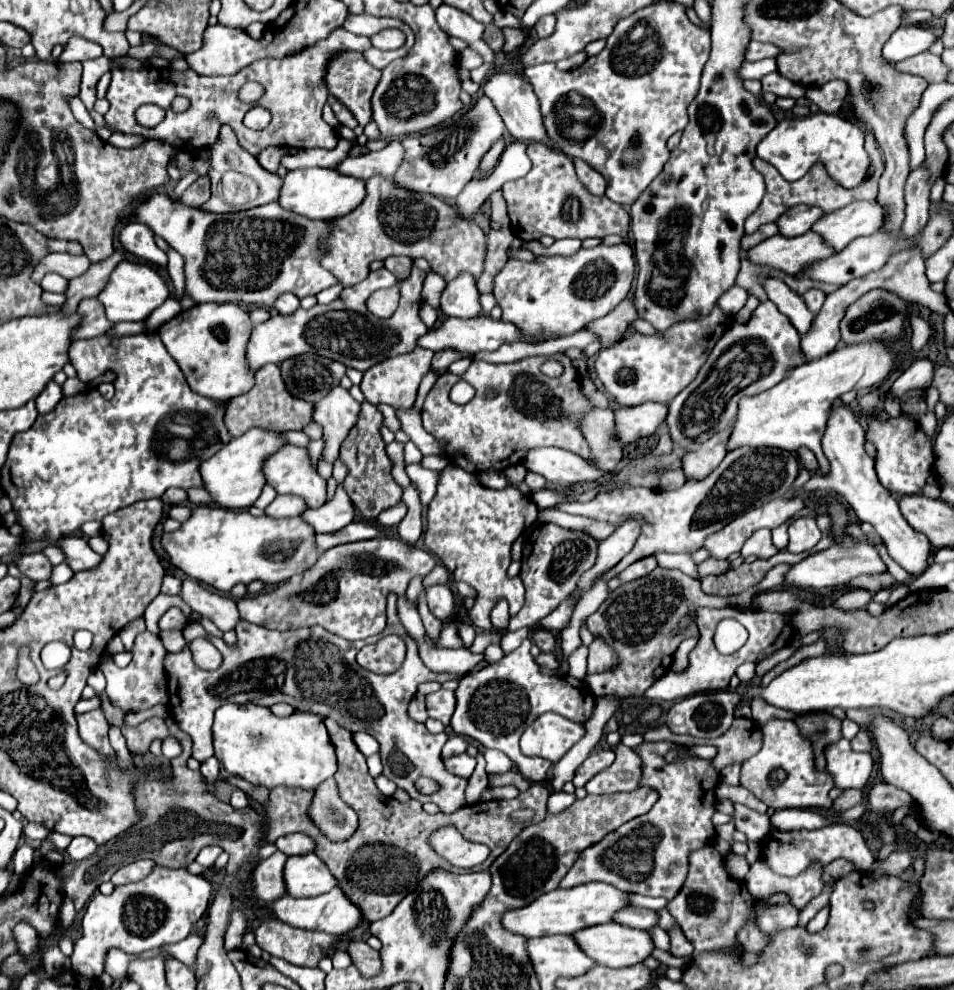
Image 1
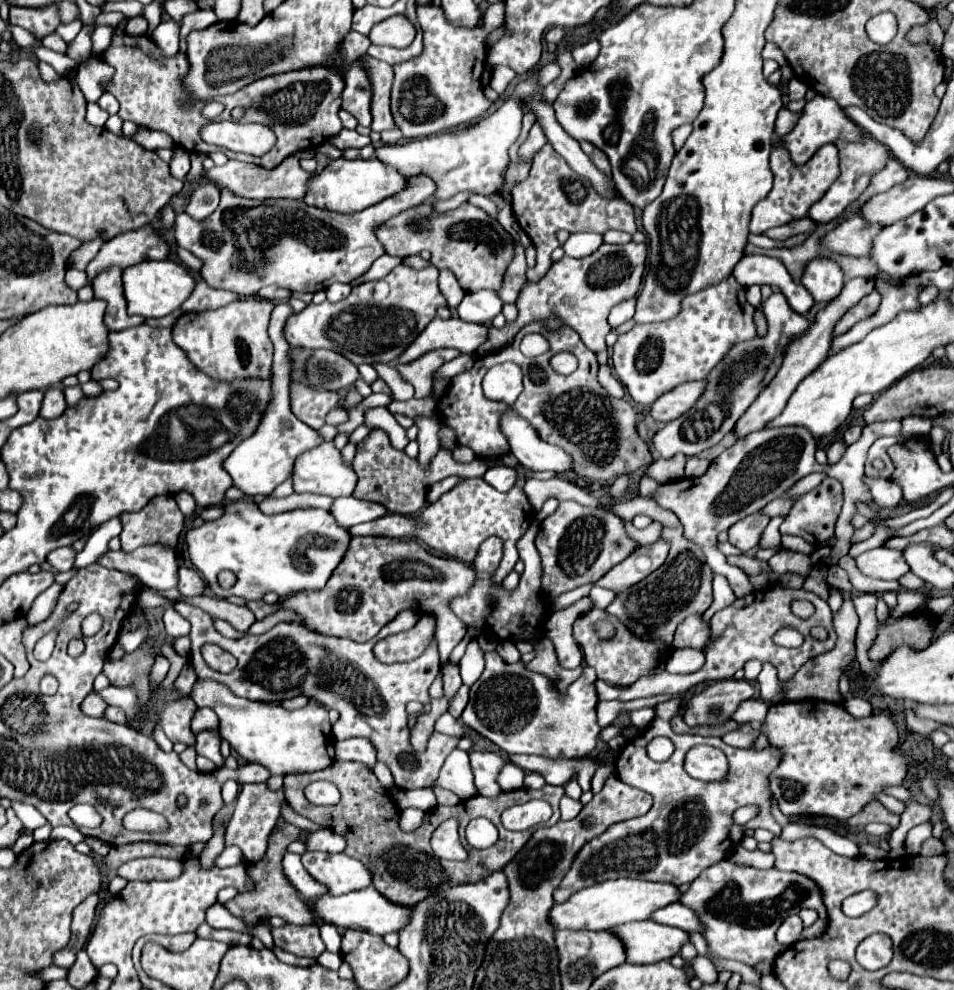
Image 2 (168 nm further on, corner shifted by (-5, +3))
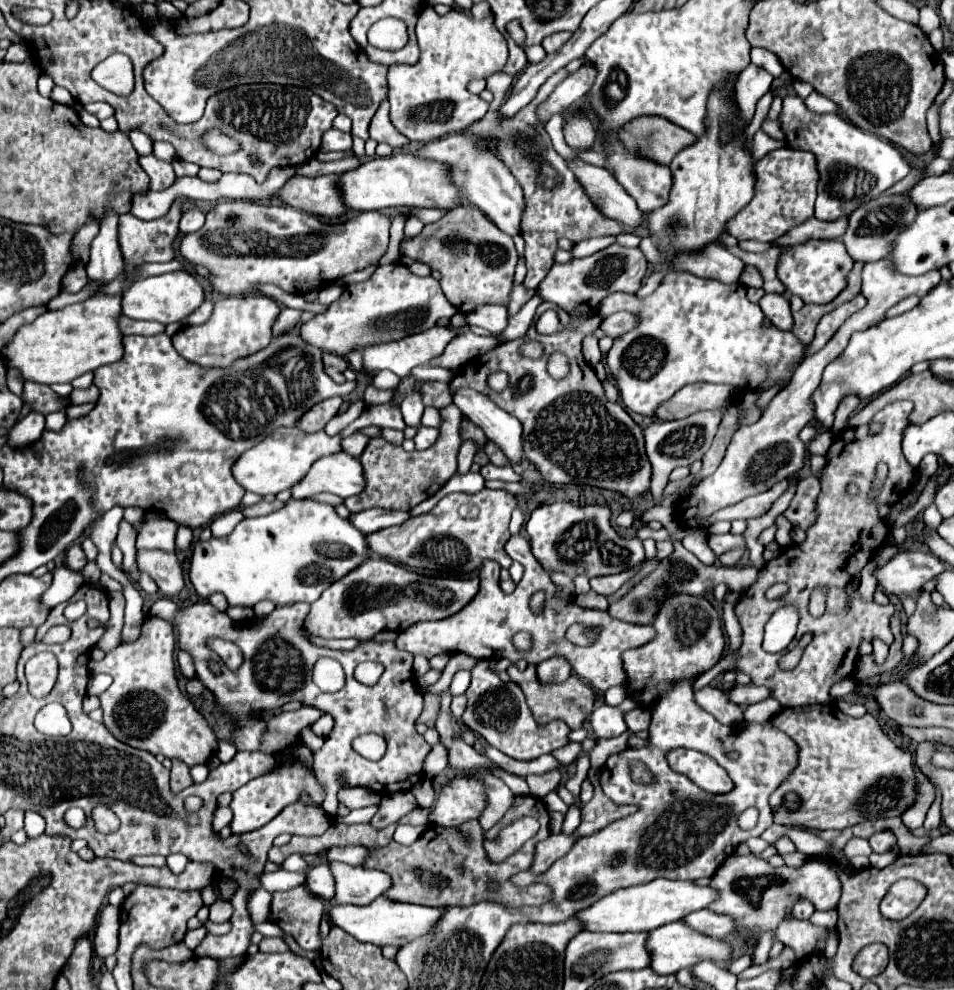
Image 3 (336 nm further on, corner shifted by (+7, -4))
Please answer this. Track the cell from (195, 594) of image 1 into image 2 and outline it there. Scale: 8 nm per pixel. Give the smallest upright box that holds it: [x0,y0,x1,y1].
[178,565,204,597]

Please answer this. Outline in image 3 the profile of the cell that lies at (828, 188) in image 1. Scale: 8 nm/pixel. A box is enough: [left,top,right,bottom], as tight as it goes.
[726,148,818,242]

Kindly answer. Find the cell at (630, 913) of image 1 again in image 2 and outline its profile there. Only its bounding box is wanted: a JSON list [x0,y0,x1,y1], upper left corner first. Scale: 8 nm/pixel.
[654,903,704,933]

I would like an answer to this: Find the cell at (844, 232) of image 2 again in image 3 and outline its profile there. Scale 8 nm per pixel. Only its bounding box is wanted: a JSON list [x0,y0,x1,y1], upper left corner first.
[842,194,918,262]

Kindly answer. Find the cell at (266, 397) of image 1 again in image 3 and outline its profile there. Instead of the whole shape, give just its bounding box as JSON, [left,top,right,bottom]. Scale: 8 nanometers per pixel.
[296,398,342,432]

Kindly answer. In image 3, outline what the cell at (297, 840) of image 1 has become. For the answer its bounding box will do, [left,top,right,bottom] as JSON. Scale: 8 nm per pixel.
[324,846,366,866]

